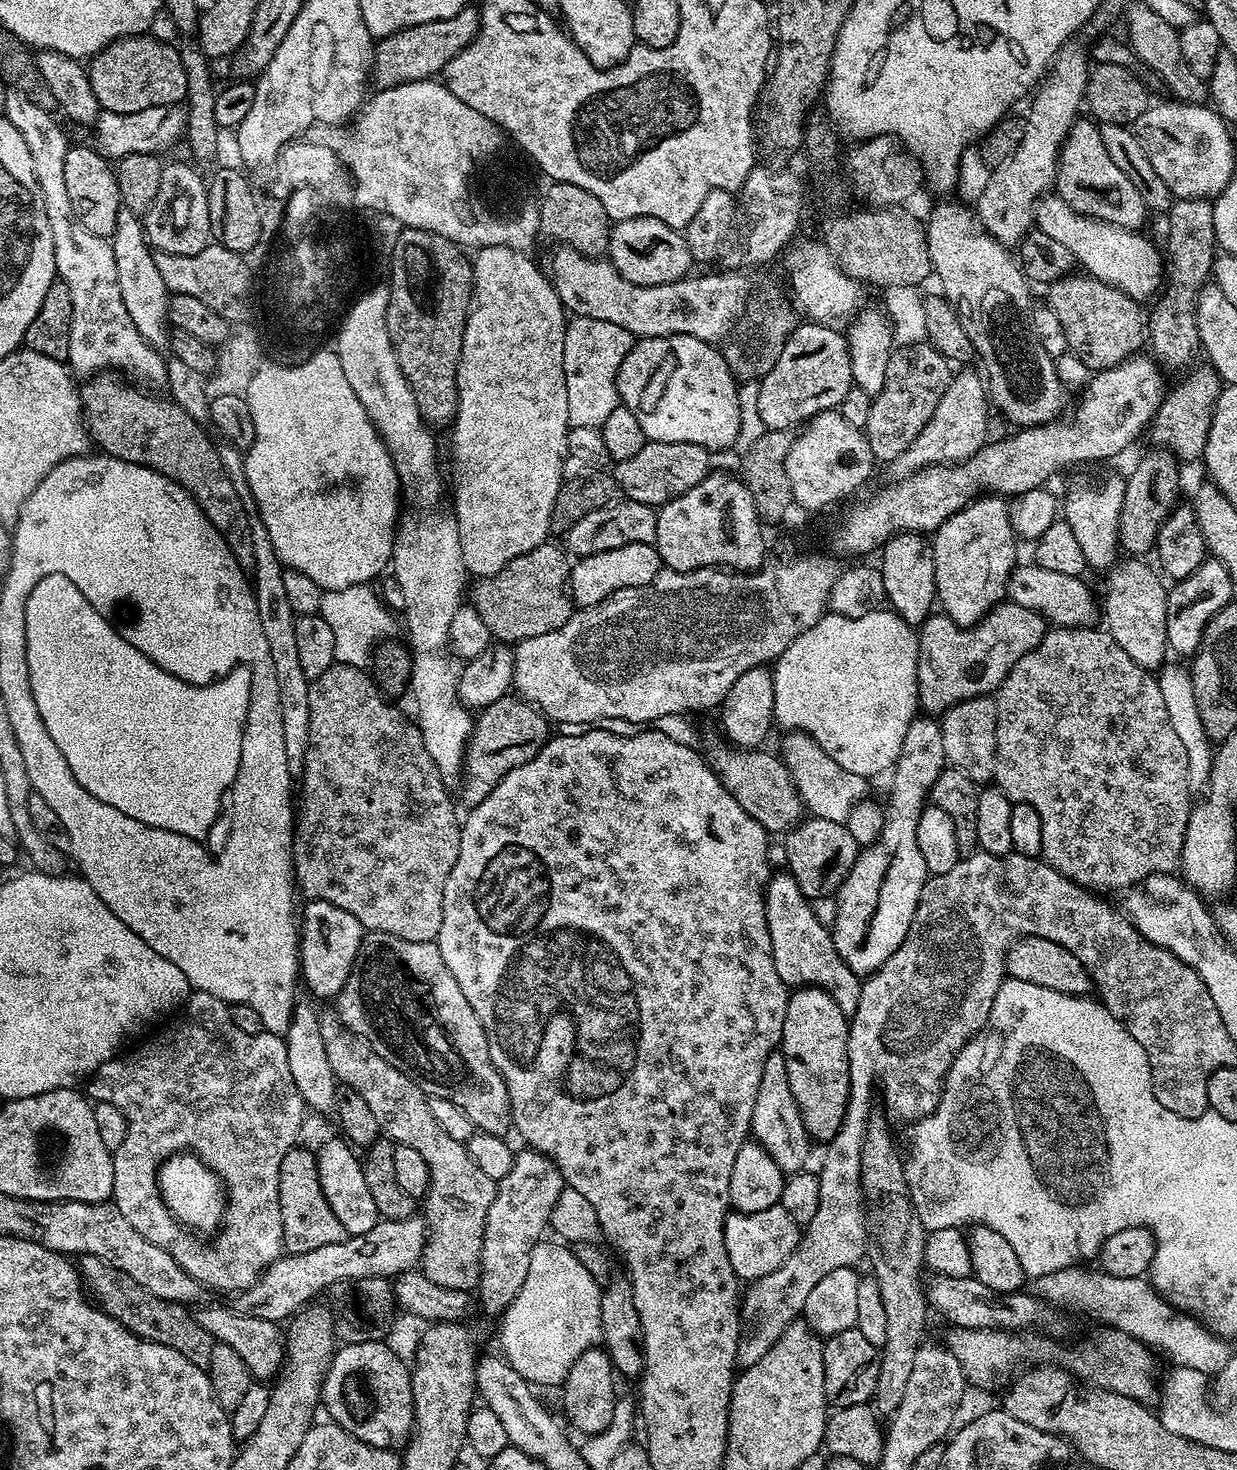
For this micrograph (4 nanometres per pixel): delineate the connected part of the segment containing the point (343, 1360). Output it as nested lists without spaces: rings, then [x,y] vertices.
[[[371,1340],[337,1347],[324,1374],[320,1398],[323,1407],[328,1407],[327,1419],[331,1423],[370,1446],[396,1450],[414,1431],[412,1374],[409,1365],[404,1365],[386,1345]]]

